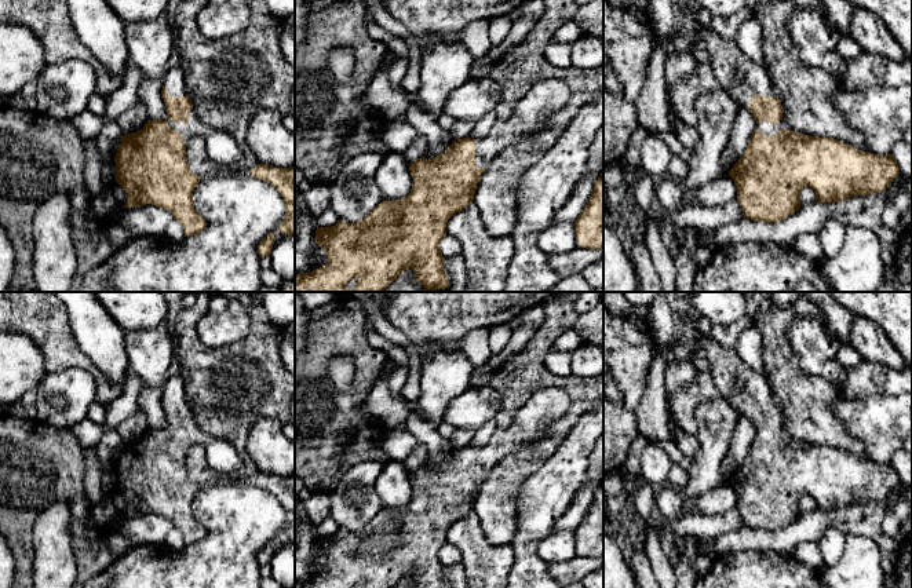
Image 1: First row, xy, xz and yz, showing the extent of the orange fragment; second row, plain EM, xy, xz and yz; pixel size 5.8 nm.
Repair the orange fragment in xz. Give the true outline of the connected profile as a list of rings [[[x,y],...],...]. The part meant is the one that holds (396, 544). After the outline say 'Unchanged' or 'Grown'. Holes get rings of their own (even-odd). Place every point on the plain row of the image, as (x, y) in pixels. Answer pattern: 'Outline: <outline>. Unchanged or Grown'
Outline: [[[558,387],[537,390],[517,412],[507,428],[497,427],[486,445],[463,446],[433,468],[426,465],[411,471],[413,486],[411,501],[397,510],[383,508],[357,532],[338,529],[335,534],[318,536],[315,551],[328,570],[324,576],[296,582],[295,588],[395,588],[412,577],[416,588],[449,588],[444,578],[439,549],[446,543],[446,532],[473,511],[475,497],[485,476],[507,454],[530,445],[570,405],[568,394]]]. Grown

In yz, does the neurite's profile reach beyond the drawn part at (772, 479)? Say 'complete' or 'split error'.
split error

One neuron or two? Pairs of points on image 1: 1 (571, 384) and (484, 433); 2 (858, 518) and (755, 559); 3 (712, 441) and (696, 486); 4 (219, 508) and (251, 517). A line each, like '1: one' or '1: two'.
1: two
2: two
3: one
4: one

